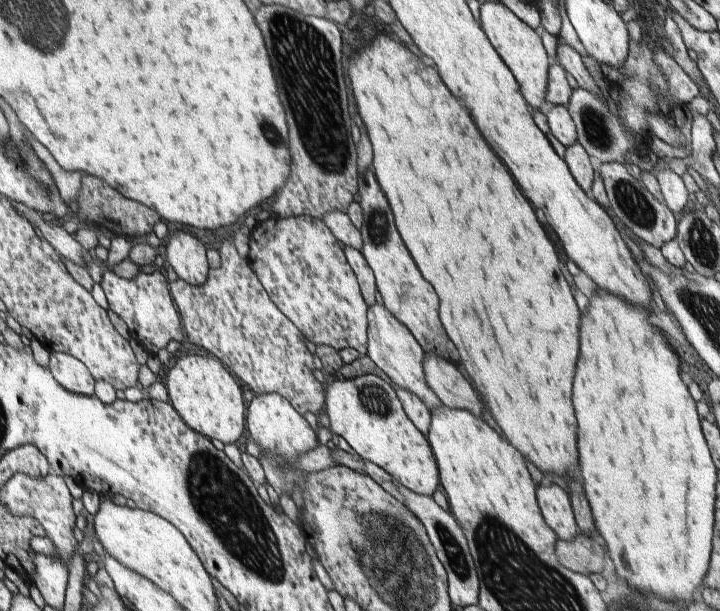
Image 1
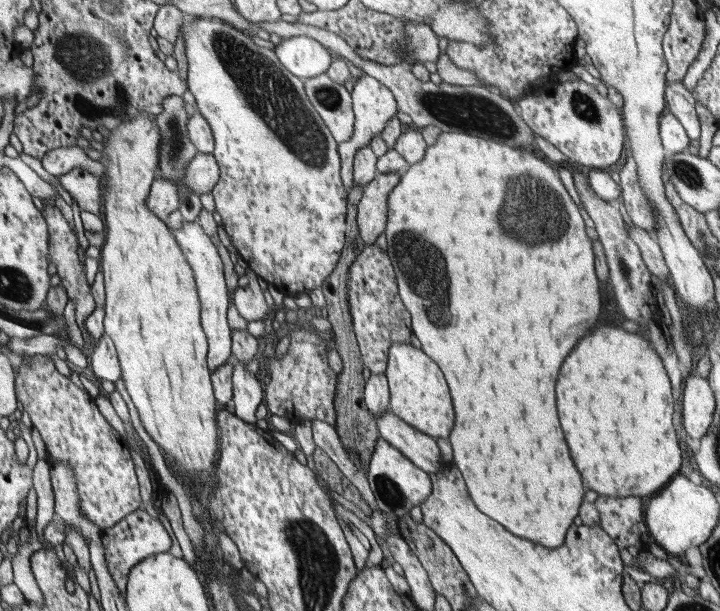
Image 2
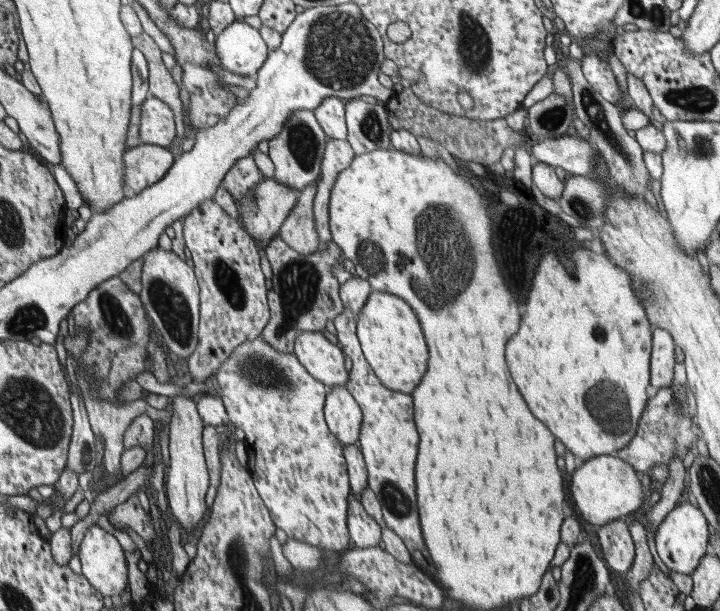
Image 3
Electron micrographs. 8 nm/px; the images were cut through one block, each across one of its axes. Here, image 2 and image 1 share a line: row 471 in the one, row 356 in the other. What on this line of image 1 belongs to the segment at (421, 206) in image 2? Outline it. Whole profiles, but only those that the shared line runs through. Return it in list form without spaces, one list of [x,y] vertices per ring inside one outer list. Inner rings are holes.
[[[382,32],[380,35],[376,36],[374,42],[370,42],[370,46],[366,46],[366,48],[362,48],[360,52],[356,52],[354,56],[350,59],[350,84],[352,84],[352,88],[354,88],[354,98],[355,100],[355,110],[359,113],[360,117],[362,118],[363,123],[366,126],[368,138],[370,139],[372,148],[373,148],[373,164],[371,166],[374,176],[377,177],[378,184],[381,184],[382,188],[386,188],[386,196],[390,196],[389,205],[390,208],[393,209],[393,215],[396,217],[398,216],[398,220],[396,220],[398,232],[401,233],[402,240],[405,241],[405,244],[408,246],[409,251],[413,255],[413,259],[417,263],[417,267],[420,269],[422,276],[425,277],[430,284],[433,284],[433,287],[436,289],[438,288],[438,296],[442,296],[442,314],[441,320],[442,324],[446,324],[446,332],[450,332],[450,340],[454,340],[454,346],[458,348],[458,352],[460,352],[460,362],[464,364],[464,370],[468,372],[468,376],[470,376],[470,380],[474,380],[474,388],[477,388],[477,392],[480,396],[482,396],[482,402],[486,404],[486,408],[488,408],[488,412],[490,412],[490,416],[494,418],[494,422],[498,424],[498,428],[500,428],[500,432],[510,440],[510,444],[514,445],[514,448],[518,449],[518,452],[522,452],[522,456],[526,456],[526,460],[530,460],[538,470],[541,470],[543,474],[556,474],[556,476],[572,476],[572,478],[576,478],[580,474],[578,472],[578,450],[576,450],[576,416],[574,416],[574,408],[572,408],[572,380],[574,380],[574,370],[576,370],[576,358],[578,358],[578,324],[580,324],[580,312],[578,312],[578,306],[576,306],[576,300],[574,300],[574,296],[572,296],[572,292],[570,292],[570,284],[568,284],[568,280],[566,280],[566,276],[562,274],[562,268],[560,268],[560,258],[558,258],[558,254],[556,254],[556,248],[552,246],[552,242],[548,240],[548,236],[546,236],[546,232],[544,232],[544,228],[540,226],[540,222],[538,222],[538,218],[536,218],[536,214],[534,214],[534,208],[532,208],[532,204],[522,196],[522,192],[520,192],[520,188],[514,184],[514,180],[512,180],[512,176],[510,176],[510,172],[506,170],[506,166],[502,164],[502,160],[498,160],[496,158],[496,154],[488,148],[488,144],[484,142],[484,138],[482,138],[482,134],[478,132],[478,128],[474,126],[474,122],[472,122],[472,114],[469,112],[469,109],[466,108],[461,101],[458,100],[457,97],[450,92],[449,87],[445,84],[445,81],[442,80],[441,75],[437,72],[435,66],[426,66],[418,56],[414,56],[414,53],[410,51],[408,46],[402,42],[402,40],[394,40],[394,38],[390,38],[385,32]]]

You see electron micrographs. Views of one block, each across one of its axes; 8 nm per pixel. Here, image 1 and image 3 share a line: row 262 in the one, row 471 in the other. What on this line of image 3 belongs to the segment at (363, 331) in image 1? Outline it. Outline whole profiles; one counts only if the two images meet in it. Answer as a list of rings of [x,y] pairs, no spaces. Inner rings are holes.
[[[262,336],[239,344],[215,375],[219,386],[214,386],[212,391],[222,399],[230,422],[244,430],[249,471],[278,528],[284,530],[289,538],[310,543],[319,549],[332,550],[336,554],[348,549],[351,537],[348,536],[349,467],[341,440],[330,432],[325,421],[328,386],[314,378],[294,353],[281,352]]]

